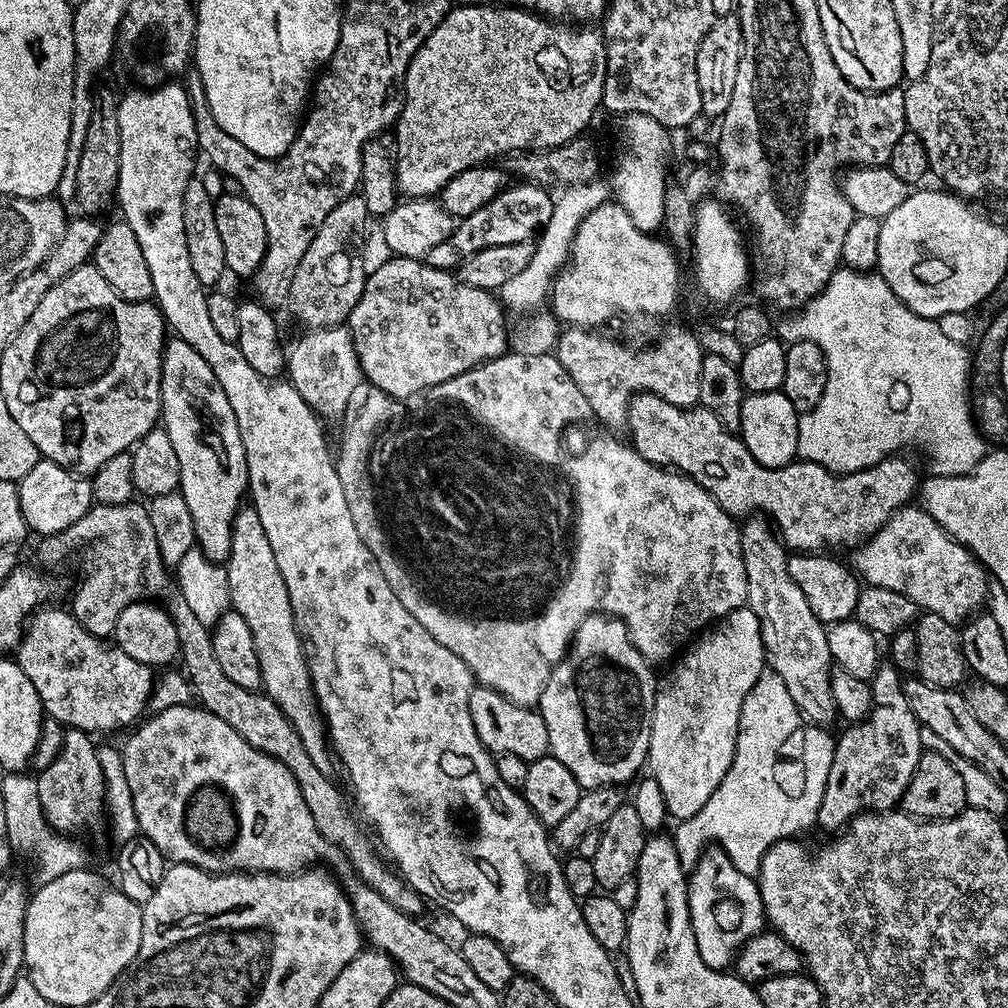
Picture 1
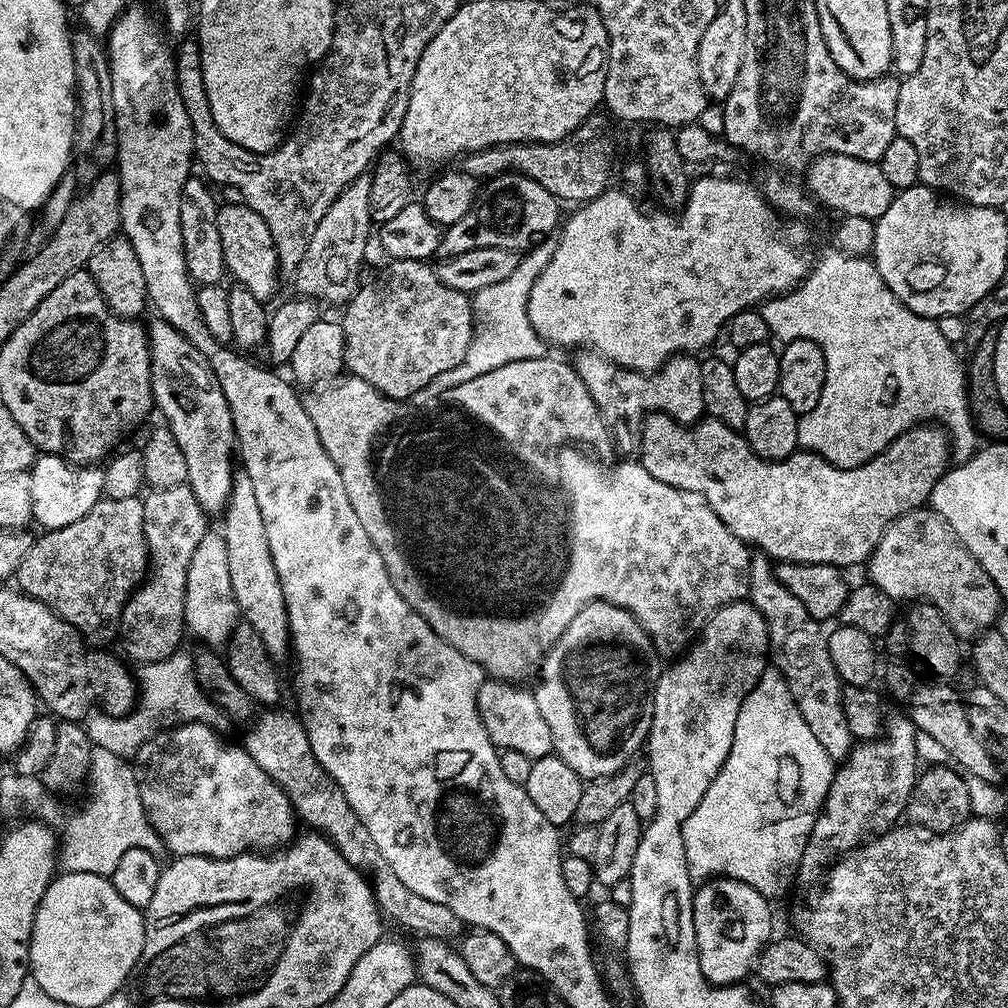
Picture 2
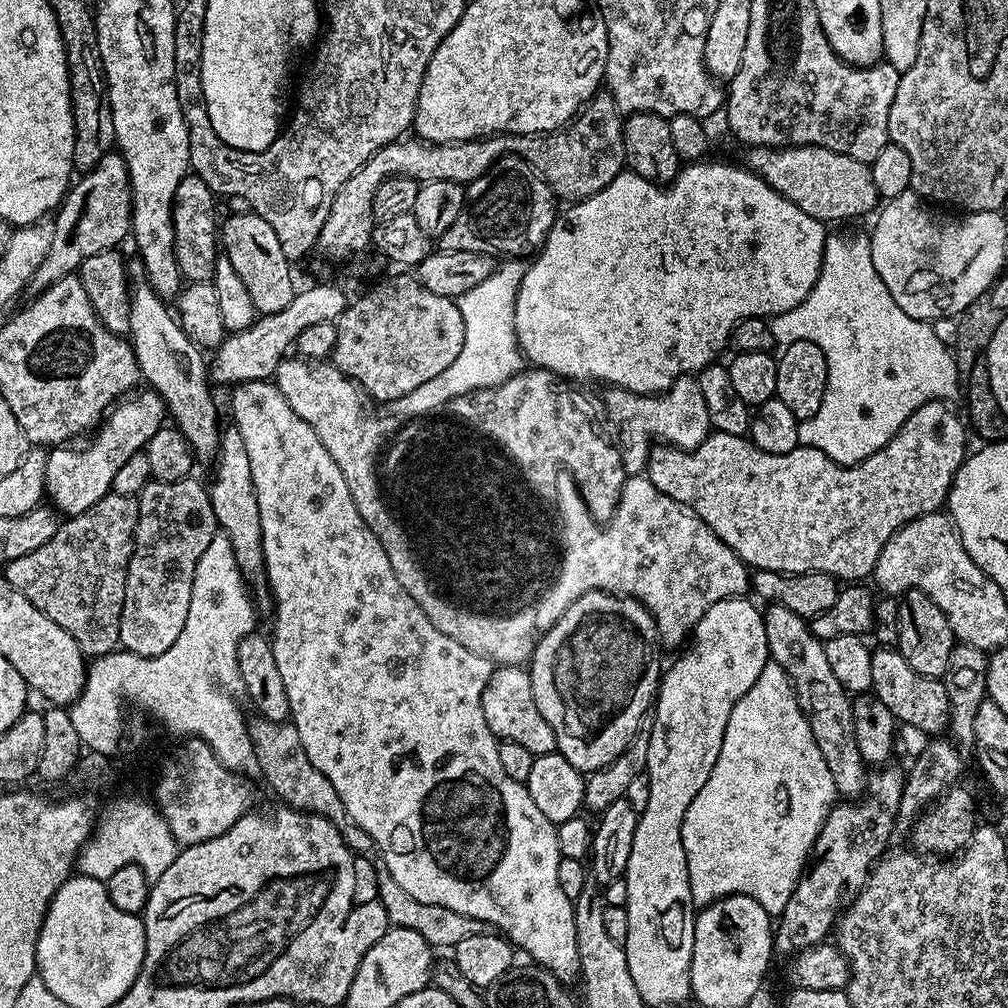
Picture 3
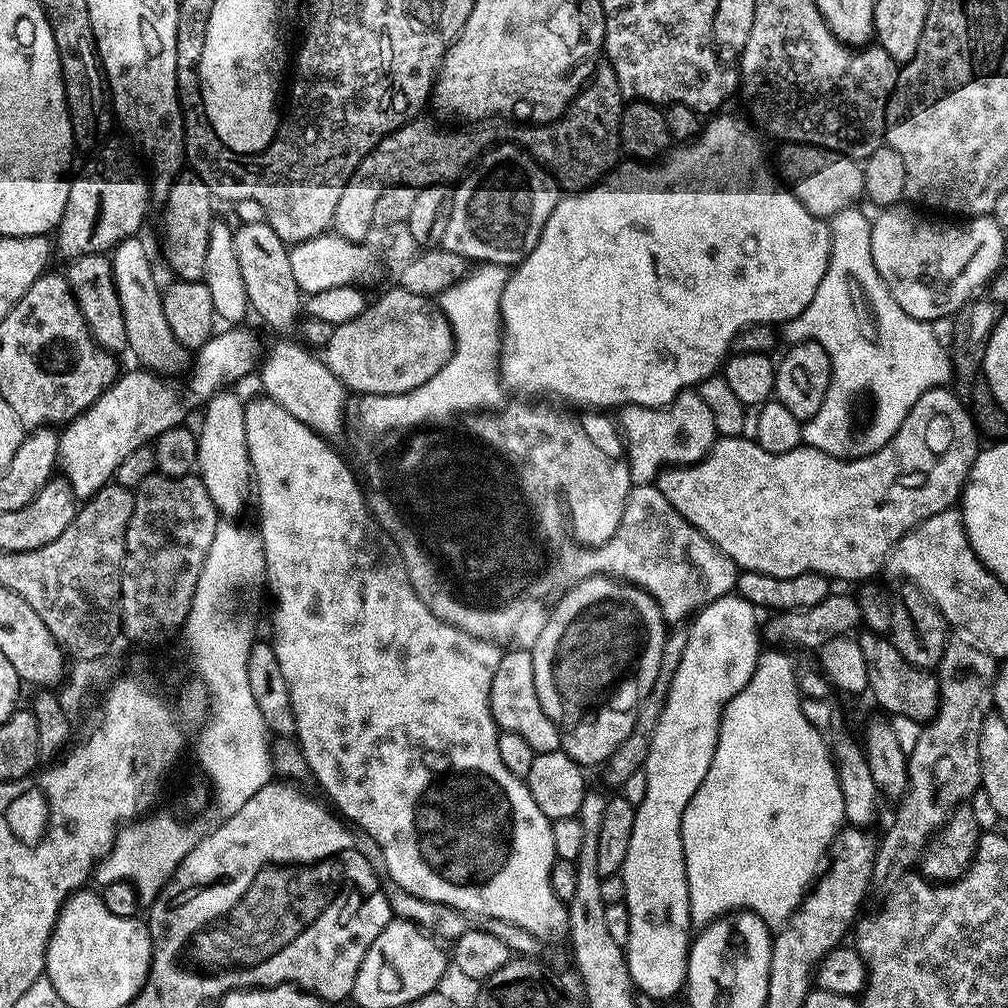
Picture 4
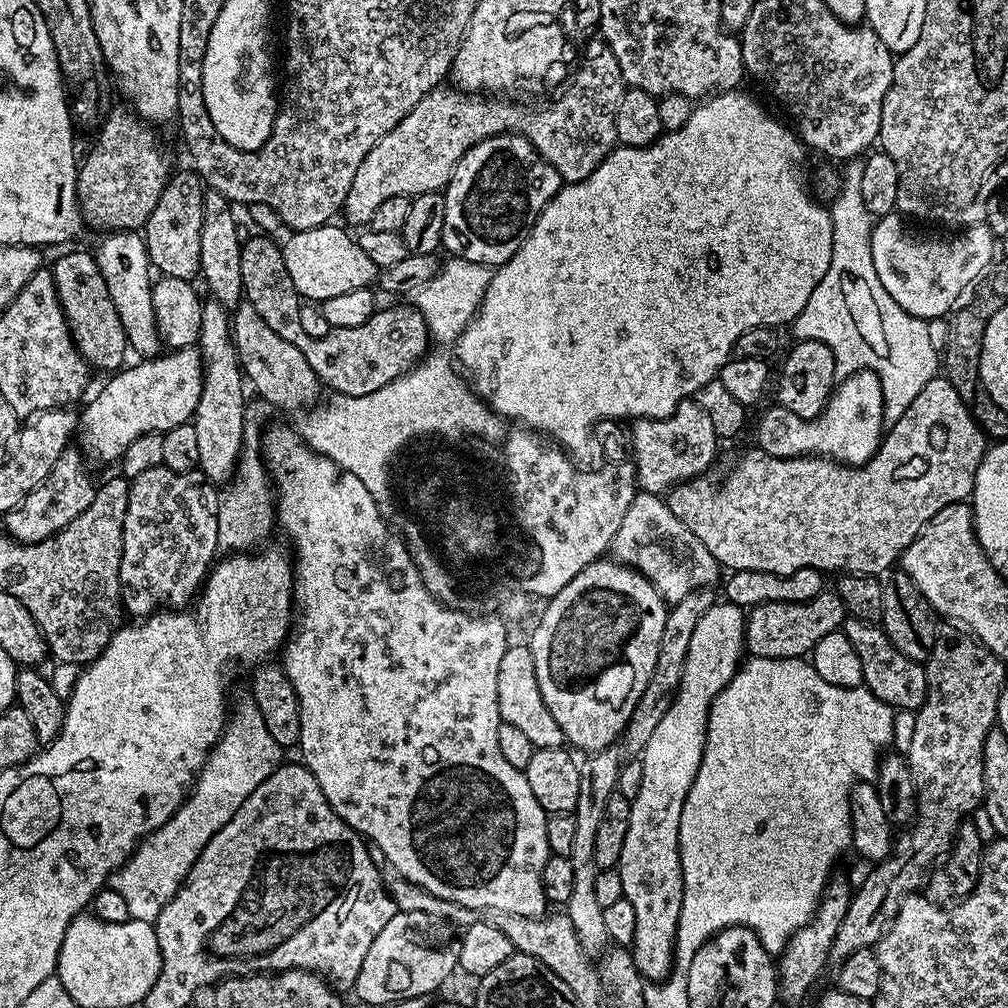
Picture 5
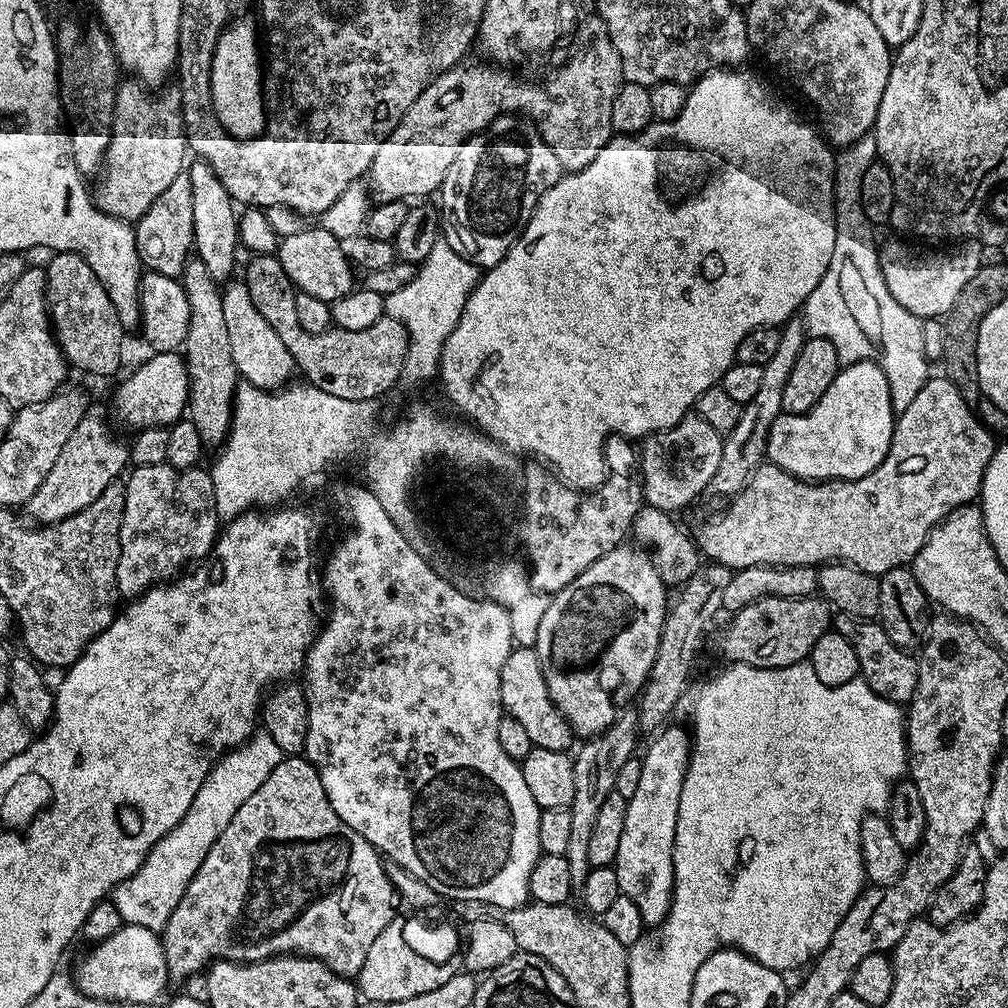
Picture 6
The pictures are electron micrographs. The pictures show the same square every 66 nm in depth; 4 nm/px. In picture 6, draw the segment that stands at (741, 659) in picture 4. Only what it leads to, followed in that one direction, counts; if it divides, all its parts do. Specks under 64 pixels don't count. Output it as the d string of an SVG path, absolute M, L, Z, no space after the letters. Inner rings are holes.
M665 727L649 746L648 753L643 753L642 775L634 789L634 798L626 806L626 827L622 830L622 843L614 865L622 895L638 906L648 926L663 924L672 909L678 798L682 798L682 782L690 755L689 733L672 727Z

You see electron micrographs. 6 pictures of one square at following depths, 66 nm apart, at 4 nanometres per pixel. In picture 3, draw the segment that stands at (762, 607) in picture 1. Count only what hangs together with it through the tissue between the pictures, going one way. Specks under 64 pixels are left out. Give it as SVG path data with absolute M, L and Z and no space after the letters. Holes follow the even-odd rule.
M781 604L767 605L764 625L768 655L775 664L782 666L782 670L792 681L792 687L796 690L796 701L808 719L814 742L818 742L818 750L822 750L822 758L826 758L826 770L830 770L834 778L837 793L844 798L863 793L869 773L866 771L862 753L858 750L858 738L854 734L853 697L830 671L823 643L813 634L805 617L794 614L794 610L788 610Z

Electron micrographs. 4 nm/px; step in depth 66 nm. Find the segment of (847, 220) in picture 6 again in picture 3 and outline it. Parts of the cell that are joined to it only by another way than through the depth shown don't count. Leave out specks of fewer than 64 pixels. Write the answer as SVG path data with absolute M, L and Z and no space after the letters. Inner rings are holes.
M832 236L824 241L824 264L810 294L798 306L771 317L772 333L778 342L809 340L826 354L828 377L822 406L814 418L796 425L796 439L805 448L822 450L836 464L861 464L870 454L882 450L898 434L898 430L924 404L931 400L951 401L962 377L956 368L956 357L949 345L938 342L931 323L915 320L894 302L886 282L874 270L869 237Z

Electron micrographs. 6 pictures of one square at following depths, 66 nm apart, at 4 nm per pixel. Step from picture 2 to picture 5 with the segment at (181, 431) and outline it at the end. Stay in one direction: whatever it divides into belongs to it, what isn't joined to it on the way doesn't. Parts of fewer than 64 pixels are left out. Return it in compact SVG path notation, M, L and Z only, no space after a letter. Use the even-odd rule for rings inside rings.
M139 231L115 233L111 238L104 238L94 248L94 255L102 270L102 278L106 278L106 290L110 290L114 310L118 310L118 318L122 318L122 330L128 339L129 349L133 353L137 352L137 357L140 358L157 355L161 351L162 341L158 334L152 301L154 272L148 262L143 235Z

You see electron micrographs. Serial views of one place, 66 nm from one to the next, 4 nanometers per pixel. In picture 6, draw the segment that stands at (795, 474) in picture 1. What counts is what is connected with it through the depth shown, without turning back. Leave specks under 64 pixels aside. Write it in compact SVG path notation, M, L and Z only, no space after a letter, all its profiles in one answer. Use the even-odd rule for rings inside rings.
M933 375L914 394L914 402L906 406L896 417L892 426L892 445L886 454L886 458L870 474L866 474L857 480L825 480L823 482L813 482L811 480L800 480L797 476L792 476L786 470L782 470L777 464L771 462L761 463L760 467L753 472L748 484L742 491L734 497L731 497L728 509L721 514L717 520L712 520L709 524L701 526L697 532L694 532L696 547L709 561L717 564L724 564L727 568L733 570L745 568L746 566L774 566L775 568L789 568L790 566L806 566L811 564L819 566L821 564L830 564L833 562L843 562L853 564L858 570L868 572L874 577L879 577L886 570L891 568L902 568L911 565L912 560L922 550L926 538L932 532L932 529L940 523L944 517L949 516L955 508L961 508L963 504L973 503L980 495L980 487L986 474L986 466L990 458L996 452L998 447L994 436L989 432L979 417L966 402L962 400L959 389L955 388L943 375Z

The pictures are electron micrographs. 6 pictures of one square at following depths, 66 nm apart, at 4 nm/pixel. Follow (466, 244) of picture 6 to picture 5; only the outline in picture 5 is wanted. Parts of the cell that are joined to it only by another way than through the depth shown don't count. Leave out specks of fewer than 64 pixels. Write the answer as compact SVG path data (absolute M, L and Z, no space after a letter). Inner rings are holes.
M503 132L500 136L494 138L486 138L482 142L478 142L470 150L466 150L466 154L462 154L462 158L458 162L458 166L454 166L454 174L450 178L448 187L443 189L444 205L446 206L446 214L444 215L444 225L442 226L442 248L448 251L449 257L457 260L465 260L466 262L478 262L489 266L499 266L517 252L522 246L522 242L526 242L526 238L532 233L532 228L536 224L536 219L542 214L542 210L547 206L550 200L553 200L562 187L562 181L558 170L554 170L554 166L550 166L550 162L542 159L534 150L534 146L530 146L530 142L526 137L519 136L513 132Z

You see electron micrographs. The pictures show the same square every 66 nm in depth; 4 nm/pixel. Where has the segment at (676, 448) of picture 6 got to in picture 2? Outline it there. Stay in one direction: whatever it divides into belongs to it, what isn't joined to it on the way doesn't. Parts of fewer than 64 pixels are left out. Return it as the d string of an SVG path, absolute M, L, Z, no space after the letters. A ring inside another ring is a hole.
M584 350L577 356L580 357L574 360L575 370L581 376L582 382L586 384L590 397L593 398L594 404L598 408L598 413L605 420L605 426L608 428L608 434L612 437L612 443L617 453L632 454L639 449L640 438L639 435L634 434L634 426L639 425L650 412L664 412L669 418L685 426L695 424L705 415L704 399L702 398L702 370L700 369L700 360L697 357L692 357L695 355L677 354L672 356L661 366L659 372L651 374L622 368L620 365L604 359L595 350Z

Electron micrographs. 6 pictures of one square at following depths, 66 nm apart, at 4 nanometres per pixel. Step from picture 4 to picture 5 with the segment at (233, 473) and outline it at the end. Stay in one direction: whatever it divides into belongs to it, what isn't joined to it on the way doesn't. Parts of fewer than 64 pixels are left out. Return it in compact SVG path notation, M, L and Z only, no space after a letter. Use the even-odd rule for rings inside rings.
M213 298L205 299L203 305L198 347L204 362L204 385L196 413L192 415L190 422L198 437L199 471L210 481L227 482L236 471L236 462L240 459L244 444L246 380L236 356L236 343L232 340L229 309Z

